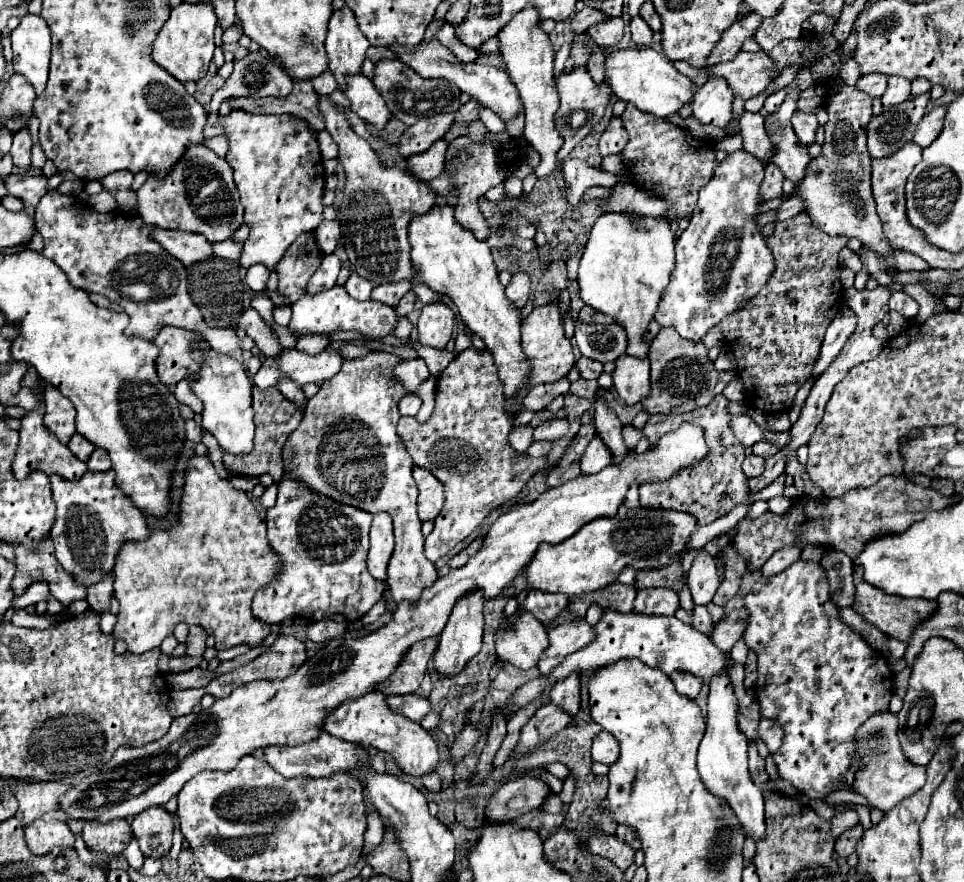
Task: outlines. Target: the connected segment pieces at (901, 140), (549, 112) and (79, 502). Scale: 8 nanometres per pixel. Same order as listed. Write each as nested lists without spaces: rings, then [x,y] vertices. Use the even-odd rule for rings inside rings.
[[[922,93],[918,97],[910,97],[910,101],[900,105],[900,109],[892,109],[892,113],[882,111],[880,115],[872,115],[870,123],[866,125],[870,157],[890,157],[902,149],[902,145],[912,141],[914,131],[926,113],[928,101],[930,93]]]
[[[534,7],[522,9],[500,33],[500,53],[506,61],[506,71],[510,79],[516,83],[518,93],[524,101],[524,113],[526,113],[526,129],[524,137],[526,141],[540,153],[540,163],[534,169],[538,177],[548,175],[560,175],[562,161],[558,159],[558,151],[564,143],[560,137],[560,131],[556,129],[556,109],[560,105],[558,93],[556,93],[556,81],[554,81],[554,51],[548,41],[548,35],[538,27],[538,13]]]
[[[84,473],[80,481],[64,481],[62,477],[50,477],[56,521],[52,525],[52,541],[56,547],[56,559],[72,573],[80,583],[94,585],[102,573],[112,571],[118,547],[124,539],[144,541],[148,537],[148,525],[140,509],[134,509],[132,501],[116,487],[116,473]]]

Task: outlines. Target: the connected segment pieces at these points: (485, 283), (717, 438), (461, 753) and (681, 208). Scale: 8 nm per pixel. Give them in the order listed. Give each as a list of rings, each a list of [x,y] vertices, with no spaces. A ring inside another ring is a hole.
[[[434,205],[428,213],[414,215],[408,225],[408,241],[414,265],[412,279],[454,301],[466,327],[480,335],[486,349],[492,351],[500,379],[504,381],[504,393],[506,397],[512,397],[520,385],[526,383],[530,365],[524,361],[526,357],[520,351],[520,313],[504,295],[490,247],[484,241],[476,241],[476,237],[466,229],[460,229],[452,205]]]
[[[724,395],[714,397],[704,409],[694,409],[692,413],[670,413],[670,415],[660,415],[654,413],[650,415],[646,427],[642,433],[650,439],[650,445],[654,445],[666,431],[676,429],[682,421],[692,421],[700,425],[706,433],[706,443],[710,447],[710,455],[696,467],[684,469],[680,475],[672,477],[666,483],[652,483],[652,485],[642,485],[639,487],[639,502],[642,507],[652,507],[652,509],[674,509],[674,511],[688,511],[698,519],[698,525],[708,525],[720,515],[726,515],[732,511],[738,503],[746,501],[758,501],[756,493],[748,491],[746,476],[742,470],[745,459],[745,449],[736,441],[732,429],[730,429],[730,413],[726,411],[728,399]]]
[[[602,607],[602,619],[592,627],[594,629],[594,639],[592,643],[588,643],[584,649],[564,657],[564,661],[548,675],[548,677],[536,677],[532,681],[528,681],[526,685],[518,687],[512,697],[502,705],[496,707],[492,711],[492,715],[484,717],[484,721],[478,721],[476,725],[466,723],[466,727],[456,735],[452,747],[450,747],[450,761],[456,765],[458,761],[462,761],[478,743],[478,739],[482,737],[482,733],[492,725],[494,717],[498,713],[502,713],[506,719],[514,717],[520,709],[528,707],[532,701],[540,699],[544,691],[552,689],[560,679],[568,677],[574,671],[588,671],[588,669],[596,669],[608,663],[616,663],[618,659],[640,659],[644,661],[648,667],[656,667],[662,669],[664,673],[672,673],[672,671],[688,671],[698,675],[704,683],[710,683],[710,677],[714,673],[718,673],[724,663],[726,663],[726,655],[712,645],[710,637],[706,637],[704,633],[696,631],[692,625],[682,623],[680,619],[672,617],[656,617],[656,615],[644,615],[644,613],[618,613],[614,607]]]
[[[632,103],[626,105],[626,111],[622,113],[622,123],[630,139],[622,151],[624,161],[618,173],[618,177],[622,179],[618,181],[618,185],[634,183],[650,191],[652,195],[668,201],[670,217],[690,219],[692,209],[698,201],[698,191],[712,179],[712,173],[718,167],[712,143],[706,139],[696,139],[684,127],[674,125],[668,117],[652,117],[636,109],[636,105]]]

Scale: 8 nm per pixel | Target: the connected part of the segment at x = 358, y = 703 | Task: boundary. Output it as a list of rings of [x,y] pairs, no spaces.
[[[380,691],[366,693],[364,697],[346,701],[344,705],[338,705],[336,709],[332,709],[332,713],[324,717],[324,729],[344,741],[352,741],[364,747],[376,747],[380,751],[392,753],[400,769],[408,775],[420,777],[424,773],[434,771],[438,763],[438,745],[432,739],[432,735],[426,729],[422,729],[418,723],[408,721],[400,713],[394,713],[392,709],[388,709],[386,695]]]

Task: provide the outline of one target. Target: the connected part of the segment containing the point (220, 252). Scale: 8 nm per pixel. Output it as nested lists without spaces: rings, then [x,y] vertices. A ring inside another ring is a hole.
[[[222,241],[222,243],[212,243],[214,247],[214,253],[218,257],[224,257],[224,259],[232,259],[232,261],[238,261],[240,259],[240,253],[242,253],[242,245],[236,245],[234,241]]]

